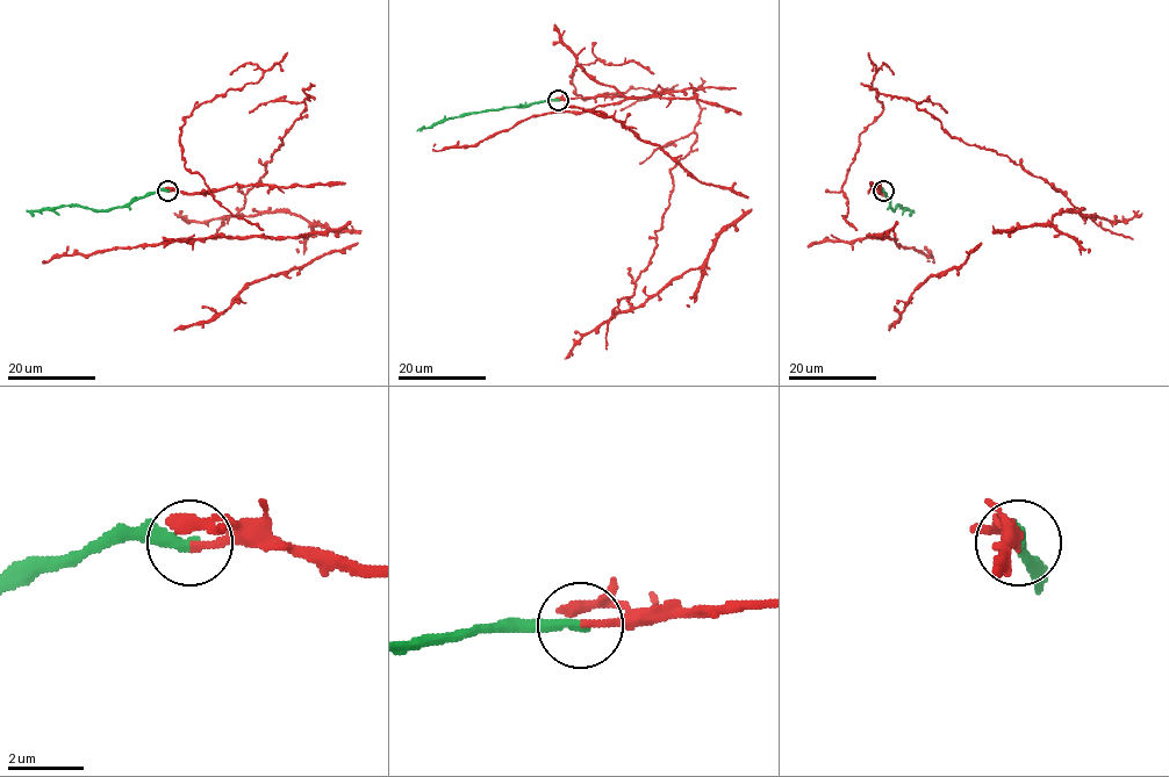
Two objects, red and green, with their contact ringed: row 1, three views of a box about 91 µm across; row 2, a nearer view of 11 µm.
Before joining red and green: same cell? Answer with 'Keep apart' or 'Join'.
Join

